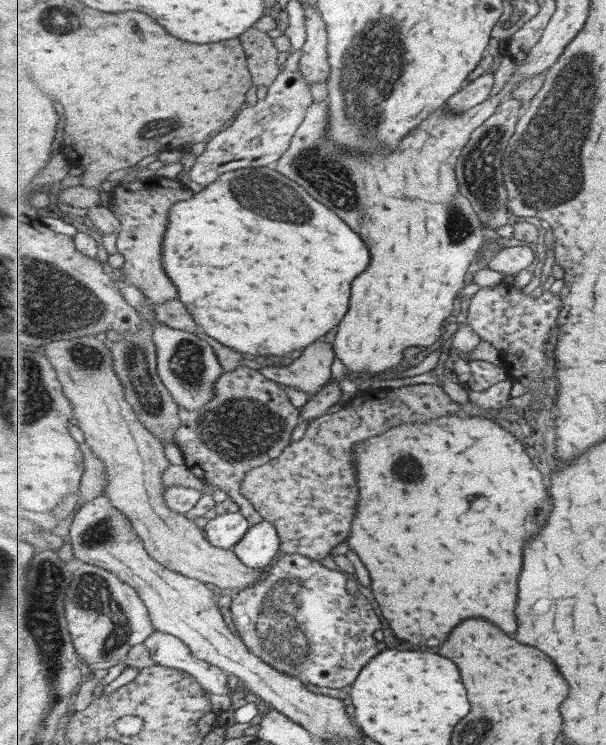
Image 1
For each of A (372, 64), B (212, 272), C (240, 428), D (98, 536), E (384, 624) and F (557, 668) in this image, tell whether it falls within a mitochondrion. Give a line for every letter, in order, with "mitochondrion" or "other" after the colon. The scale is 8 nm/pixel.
A: mitochondrion
B: other
C: mitochondrion
D: mitochondrion
E: other
F: other

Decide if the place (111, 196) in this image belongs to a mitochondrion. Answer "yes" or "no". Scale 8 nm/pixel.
no

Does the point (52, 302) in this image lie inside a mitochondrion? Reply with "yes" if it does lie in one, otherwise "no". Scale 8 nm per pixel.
yes

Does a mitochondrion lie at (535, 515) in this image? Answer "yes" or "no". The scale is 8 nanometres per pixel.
yes

